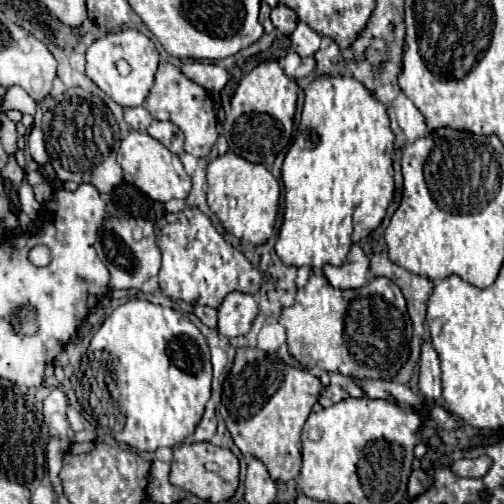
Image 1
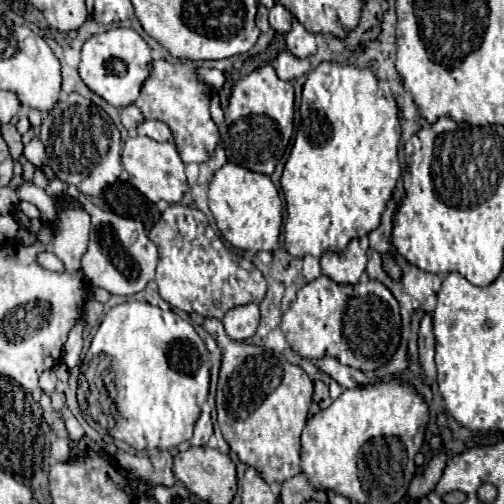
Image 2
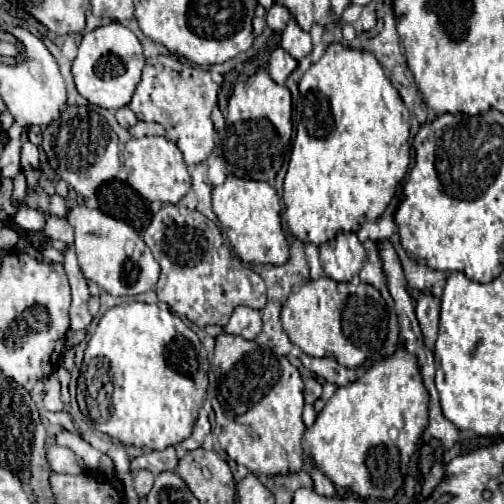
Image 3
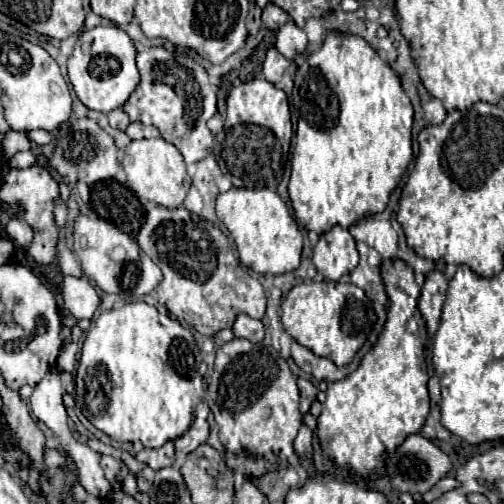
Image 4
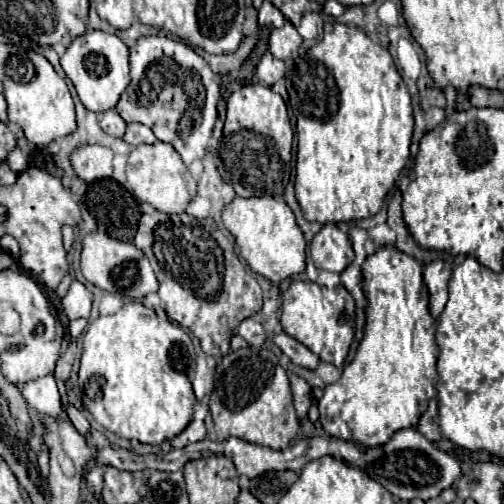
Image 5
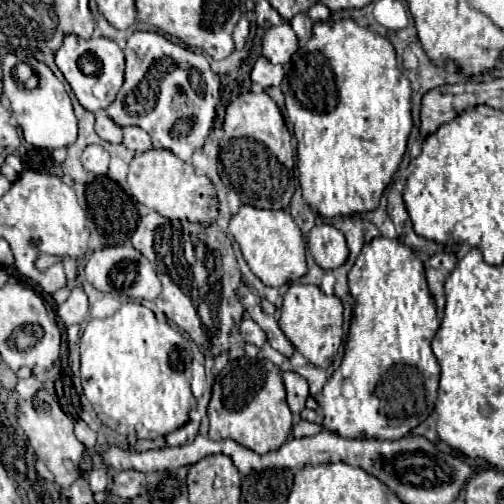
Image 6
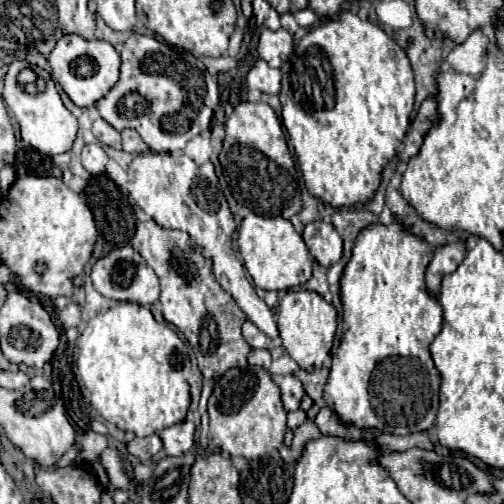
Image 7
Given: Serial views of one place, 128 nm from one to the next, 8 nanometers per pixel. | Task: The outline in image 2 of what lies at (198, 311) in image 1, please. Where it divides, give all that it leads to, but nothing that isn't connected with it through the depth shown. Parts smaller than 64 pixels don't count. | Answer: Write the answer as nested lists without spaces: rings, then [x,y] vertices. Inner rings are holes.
[[[206,318],[204,322],[206,332],[216,340],[218,348],[222,350],[222,364],[220,364],[220,378],[218,378],[218,392],[216,392],[216,406],[218,406],[218,424],[222,430],[224,440],[228,442],[230,450],[238,454],[238,458],[256,468],[266,484],[284,482],[296,474],[300,474],[300,434],[306,424],[306,414],[312,402],[312,380],[300,366],[290,364],[282,354],[274,354],[264,346],[254,346],[248,342],[232,340],[222,322],[216,318]]]

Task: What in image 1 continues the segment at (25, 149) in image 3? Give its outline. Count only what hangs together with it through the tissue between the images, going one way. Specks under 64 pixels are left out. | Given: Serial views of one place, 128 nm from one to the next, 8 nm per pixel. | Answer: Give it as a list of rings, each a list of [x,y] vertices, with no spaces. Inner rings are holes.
[[[36,126],[32,128],[32,132],[30,132],[30,136],[28,136],[28,150],[30,150],[34,162],[38,162],[38,164],[46,164],[46,162],[48,162],[48,154],[46,154],[42,130],[36,128]]]

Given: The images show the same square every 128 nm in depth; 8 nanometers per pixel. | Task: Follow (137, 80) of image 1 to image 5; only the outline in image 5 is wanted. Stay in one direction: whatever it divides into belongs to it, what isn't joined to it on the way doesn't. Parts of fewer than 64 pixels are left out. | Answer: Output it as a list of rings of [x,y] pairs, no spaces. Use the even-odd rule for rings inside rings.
[[[90,30],[66,48],[60,64],[66,76],[72,80],[80,102],[90,112],[106,112],[116,106],[120,94],[130,84],[130,68],[128,68],[128,46],[114,34],[106,34],[100,30]]]

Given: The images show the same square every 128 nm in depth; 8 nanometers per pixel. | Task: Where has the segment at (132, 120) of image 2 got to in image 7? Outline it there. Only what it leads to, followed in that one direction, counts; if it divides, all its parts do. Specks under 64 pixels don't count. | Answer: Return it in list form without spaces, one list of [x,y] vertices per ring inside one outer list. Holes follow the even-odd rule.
[[[96,118],[96,120],[94,120],[92,132],[94,132],[94,136],[96,136],[102,144],[120,150],[120,132],[114,130],[114,128],[112,128],[108,122],[104,122],[102,118]]]

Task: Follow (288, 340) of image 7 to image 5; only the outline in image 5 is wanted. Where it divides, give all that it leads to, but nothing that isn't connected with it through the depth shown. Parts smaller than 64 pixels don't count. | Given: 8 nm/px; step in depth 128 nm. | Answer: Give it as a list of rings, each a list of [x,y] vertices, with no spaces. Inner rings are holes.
[[[296,280],[284,292],[280,324],[286,334],[302,342],[308,350],[320,356],[322,362],[342,368],[354,338],[354,300],[344,286],[328,290],[318,286],[316,282]]]

